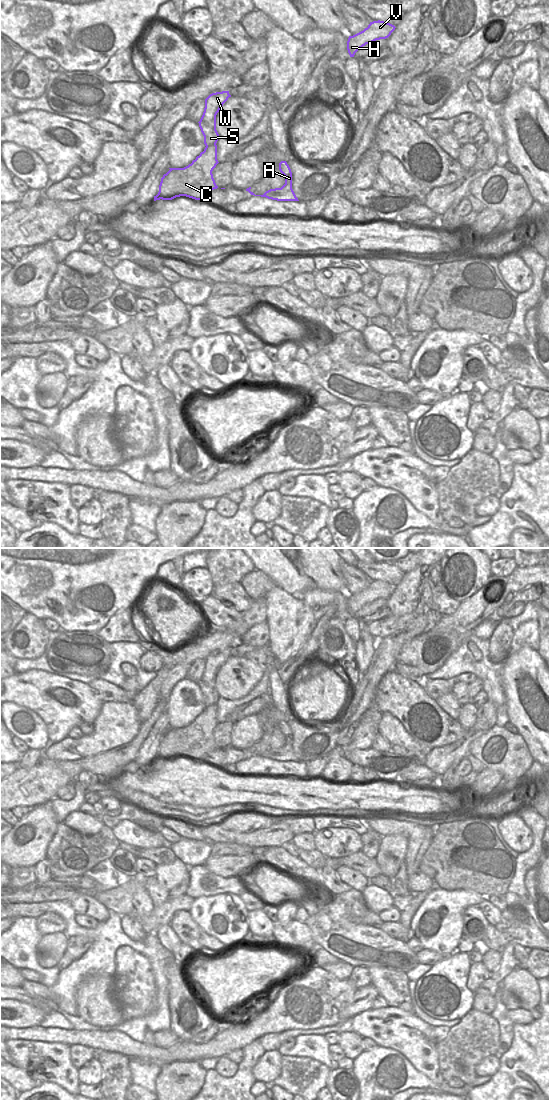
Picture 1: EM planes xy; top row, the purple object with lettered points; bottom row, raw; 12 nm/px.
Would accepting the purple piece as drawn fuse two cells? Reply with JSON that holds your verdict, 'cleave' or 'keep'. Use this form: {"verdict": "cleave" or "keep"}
{"verdict": "cleave"}

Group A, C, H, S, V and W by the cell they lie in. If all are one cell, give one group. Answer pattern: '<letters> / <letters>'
A C / H S V W

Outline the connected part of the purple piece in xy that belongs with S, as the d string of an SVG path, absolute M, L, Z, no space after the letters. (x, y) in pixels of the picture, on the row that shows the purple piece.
M222 91L210 94L205 99L205 108L200 119L199 127L204 136L204 144L214 145L219 139L219 134L216 130L216 115L223 104L231 97L229 91Z

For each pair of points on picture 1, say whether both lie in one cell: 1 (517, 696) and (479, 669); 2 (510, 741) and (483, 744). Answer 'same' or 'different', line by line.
1: different
2: same

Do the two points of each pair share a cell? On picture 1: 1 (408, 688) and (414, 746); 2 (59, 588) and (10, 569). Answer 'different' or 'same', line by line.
1: different
2: same

